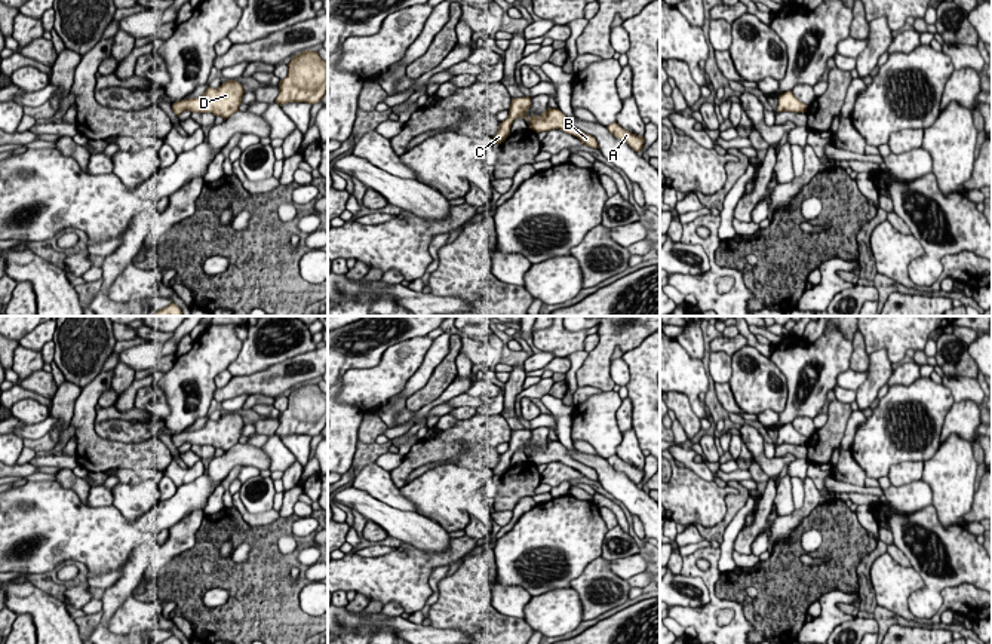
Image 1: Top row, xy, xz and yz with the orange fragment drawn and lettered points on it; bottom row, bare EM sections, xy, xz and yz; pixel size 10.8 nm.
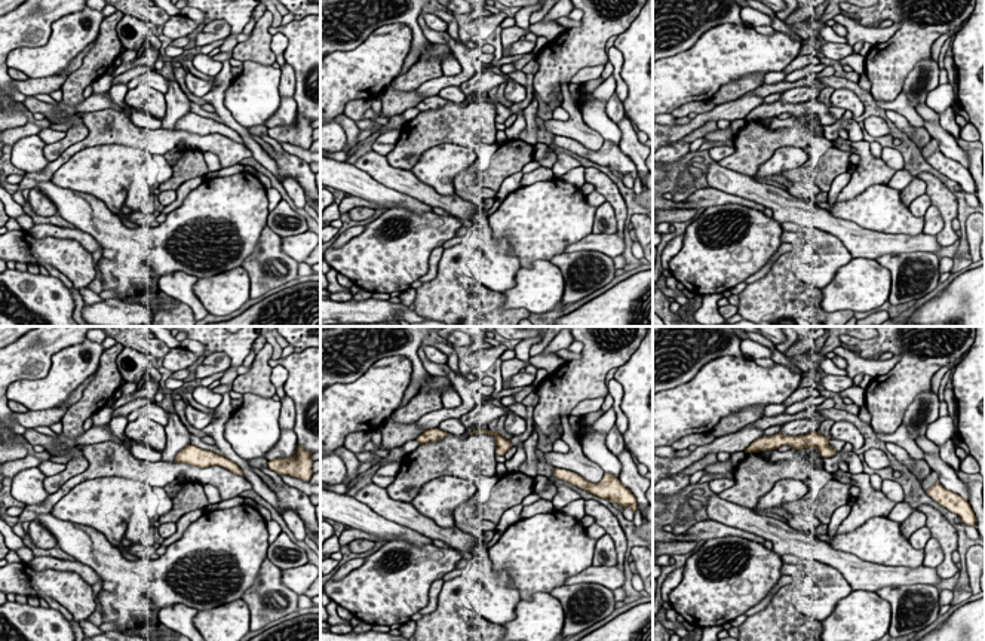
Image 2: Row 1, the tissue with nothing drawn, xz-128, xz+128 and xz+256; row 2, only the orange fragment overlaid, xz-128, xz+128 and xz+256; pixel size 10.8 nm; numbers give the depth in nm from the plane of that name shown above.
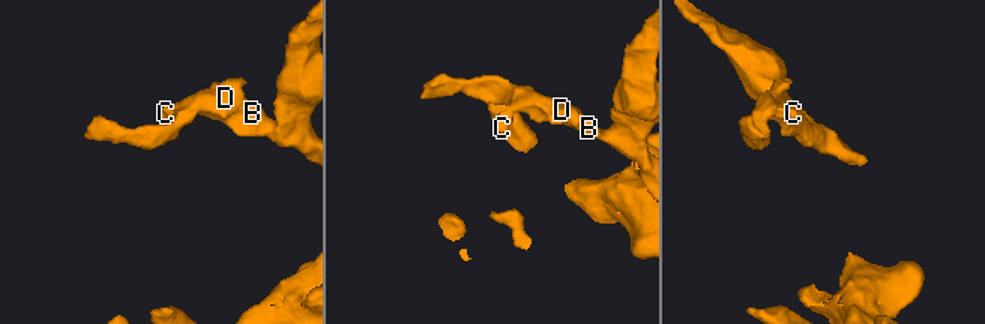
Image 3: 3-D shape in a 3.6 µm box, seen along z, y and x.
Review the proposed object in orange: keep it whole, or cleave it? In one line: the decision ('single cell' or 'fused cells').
single cell

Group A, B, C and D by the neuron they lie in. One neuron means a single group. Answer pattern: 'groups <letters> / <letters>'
groups A B C D

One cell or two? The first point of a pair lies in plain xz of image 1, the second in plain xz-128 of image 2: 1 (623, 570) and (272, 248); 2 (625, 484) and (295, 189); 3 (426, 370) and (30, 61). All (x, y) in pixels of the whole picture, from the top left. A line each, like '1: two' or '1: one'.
1: two
2: two
3: two

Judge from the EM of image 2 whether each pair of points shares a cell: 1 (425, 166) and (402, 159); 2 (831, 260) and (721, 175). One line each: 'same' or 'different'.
1: different
2: different

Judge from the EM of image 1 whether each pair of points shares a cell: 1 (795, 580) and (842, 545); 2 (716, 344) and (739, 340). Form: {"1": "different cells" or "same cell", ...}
{"1": "same cell", "2": "same cell"}

